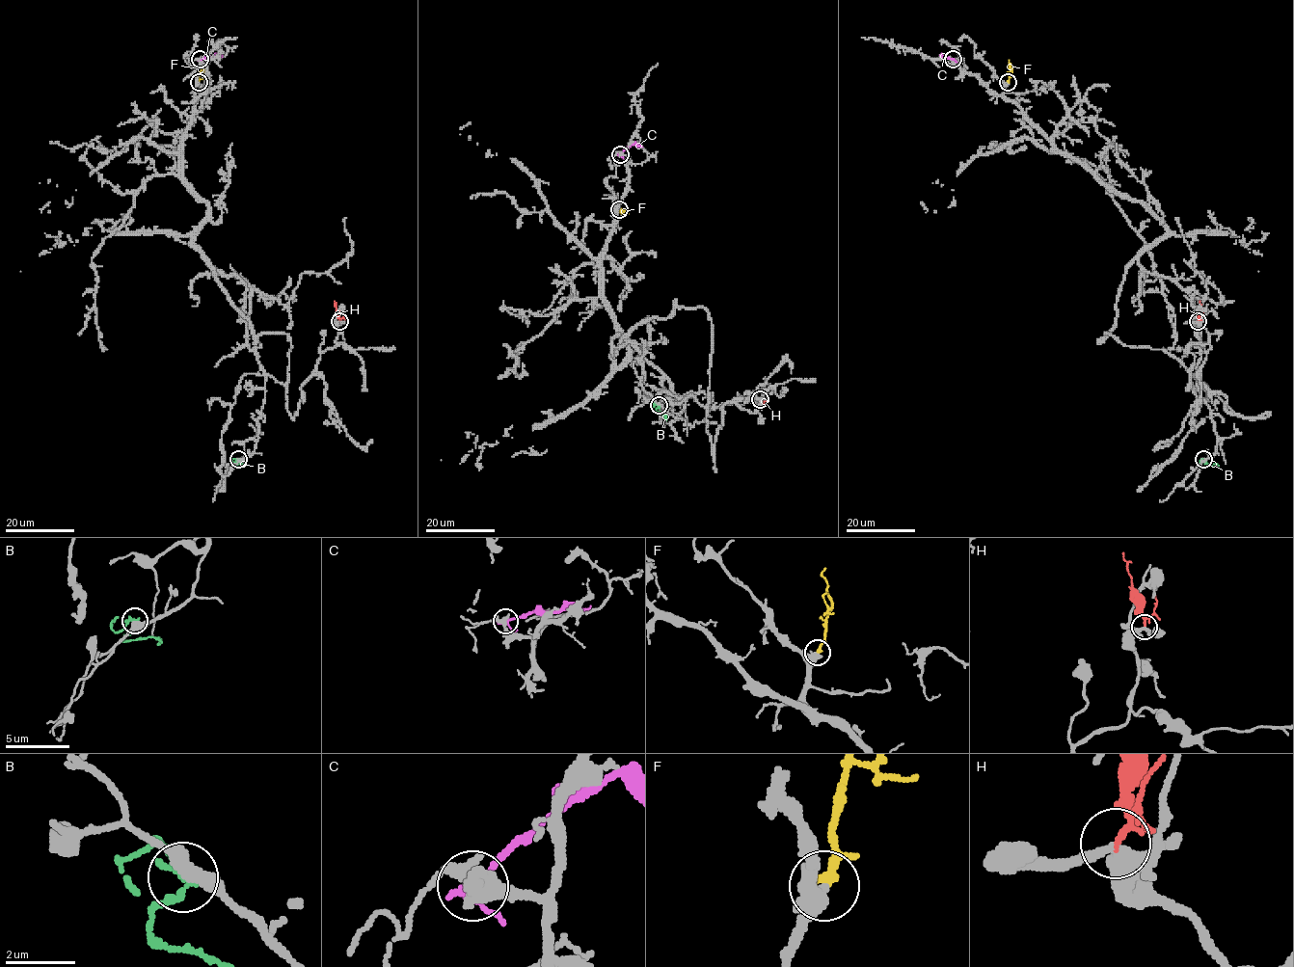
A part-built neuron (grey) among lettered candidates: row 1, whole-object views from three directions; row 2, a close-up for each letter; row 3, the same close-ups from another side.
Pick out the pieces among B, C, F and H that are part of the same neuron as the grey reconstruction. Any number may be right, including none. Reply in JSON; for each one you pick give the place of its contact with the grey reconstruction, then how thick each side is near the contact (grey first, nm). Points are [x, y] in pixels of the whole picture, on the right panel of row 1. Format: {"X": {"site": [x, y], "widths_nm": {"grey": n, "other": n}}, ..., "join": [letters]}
{"F": {"site": [1008, 82], "widths_nm": {"grey": 400, "other": 200}}, "join": ["F"]}

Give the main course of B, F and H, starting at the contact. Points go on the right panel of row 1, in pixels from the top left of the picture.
B: (1203, 459), (1217, 466)
F: (1008, 82), (1010, 69), (1010, 60)
H: (1198, 321), (1199, 300)

